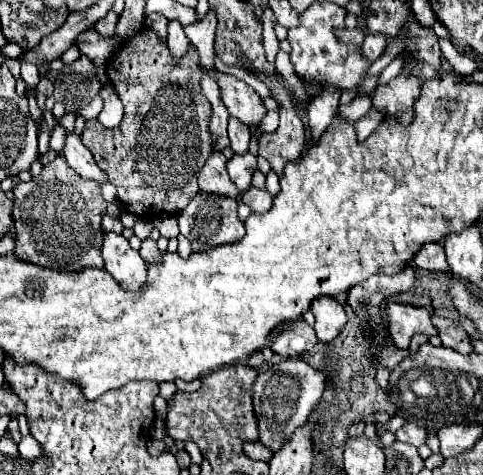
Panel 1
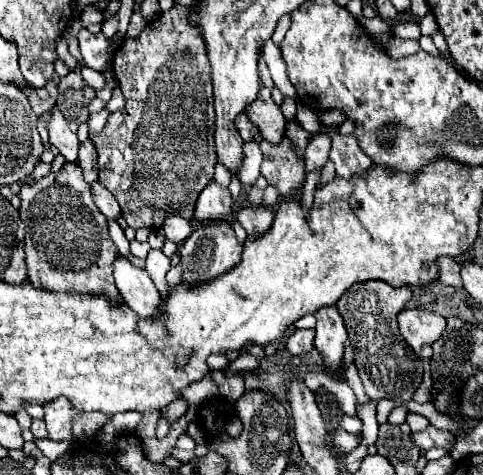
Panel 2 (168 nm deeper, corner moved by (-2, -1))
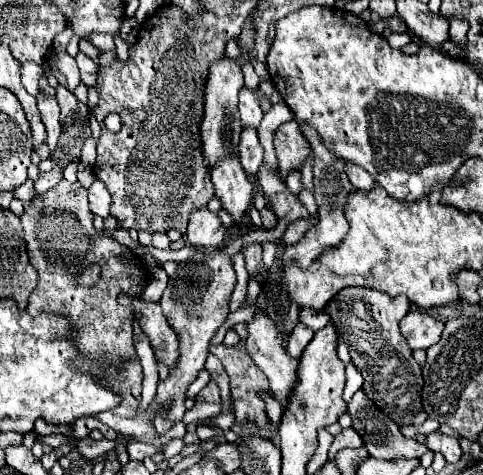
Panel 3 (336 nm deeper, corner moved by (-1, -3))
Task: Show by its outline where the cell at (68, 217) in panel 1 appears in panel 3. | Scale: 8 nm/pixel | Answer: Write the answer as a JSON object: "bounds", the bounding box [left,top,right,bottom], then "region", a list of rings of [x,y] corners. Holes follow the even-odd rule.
{"bounds":[21,180,149,418],"region":[[[61,180],[53,190],[49,190],[47,194],[37,196],[31,202],[25,202],[25,214],[21,216],[21,224],[25,230],[25,242],[27,242],[27,252],[29,252],[29,260],[35,266],[35,270],[39,272],[39,284],[33,290],[31,298],[29,298],[29,306],[27,306],[27,314],[33,318],[41,312],[47,314],[59,314],[59,316],[71,316],[71,336],[69,340],[73,342],[73,346],[79,350],[79,356],[73,360],[73,366],[81,372],[89,372],[95,378],[101,378],[101,384],[107,386],[109,390],[117,392],[121,396],[121,416],[123,418],[131,418],[141,402],[141,380],[143,380],[143,370],[141,364],[137,360],[137,354],[133,350],[133,308],[131,306],[123,306],[117,302],[119,294],[127,294],[127,296],[139,296],[149,282],[149,272],[143,264],[143,260],[139,256],[133,256],[133,252],[121,244],[117,244],[111,238],[101,236],[95,226],[93,226],[93,212],[89,212],[89,202],[87,202],[87,190],[77,182],[71,184],[67,180]],[[87,264],[101,264],[101,278],[97,280],[95,286],[87,288],[83,284],[79,284],[79,276],[81,270]]]}

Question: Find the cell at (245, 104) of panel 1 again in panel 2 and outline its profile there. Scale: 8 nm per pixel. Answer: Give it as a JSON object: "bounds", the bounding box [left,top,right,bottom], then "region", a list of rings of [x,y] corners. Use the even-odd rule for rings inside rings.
{"bounds":[244,51,286,142],"region":[[[263,51],[259,54],[258,70],[262,80],[262,90],[256,96],[256,100],[246,106],[244,112],[256,124],[256,128],[262,134],[264,140],[268,140],[268,142],[280,142],[280,138],[284,136],[286,118],[284,118],[280,106],[272,100],[271,93],[274,83],[263,58]]]}

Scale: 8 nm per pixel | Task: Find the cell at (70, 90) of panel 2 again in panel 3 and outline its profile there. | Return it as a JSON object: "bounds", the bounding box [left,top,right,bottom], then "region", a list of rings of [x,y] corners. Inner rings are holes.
{"bounds":[51,86,91,166],"region":[[[57,86],[55,98],[61,108],[61,138],[57,148],[51,152],[51,158],[55,164],[65,166],[67,162],[79,162],[83,142],[91,136],[91,116],[89,108],[81,104],[65,86]]]}

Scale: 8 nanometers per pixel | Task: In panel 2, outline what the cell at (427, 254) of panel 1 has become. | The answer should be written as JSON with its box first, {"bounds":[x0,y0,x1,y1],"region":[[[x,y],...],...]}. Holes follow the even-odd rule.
{"bounds":[436,256,462,288],"region":[[[440,256],[436,258],[436,266],[438,266],[438,278],[454,288],[462,288],[462,280],[460,280],[460,264],[454,258],[448,256]]]}

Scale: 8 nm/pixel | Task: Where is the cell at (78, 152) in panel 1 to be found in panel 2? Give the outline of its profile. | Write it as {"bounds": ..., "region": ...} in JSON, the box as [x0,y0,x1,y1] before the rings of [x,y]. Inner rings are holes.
{"bounds":[48,110,78,162],"region":[[[58,110],[52,112],[52,122],[48,124],[48,132],[50,132],[50,144],[58,148],[58,152],[66,158],[66,162],[76,162],[78,138],[74,132],[70,132],[64,116]]]}

